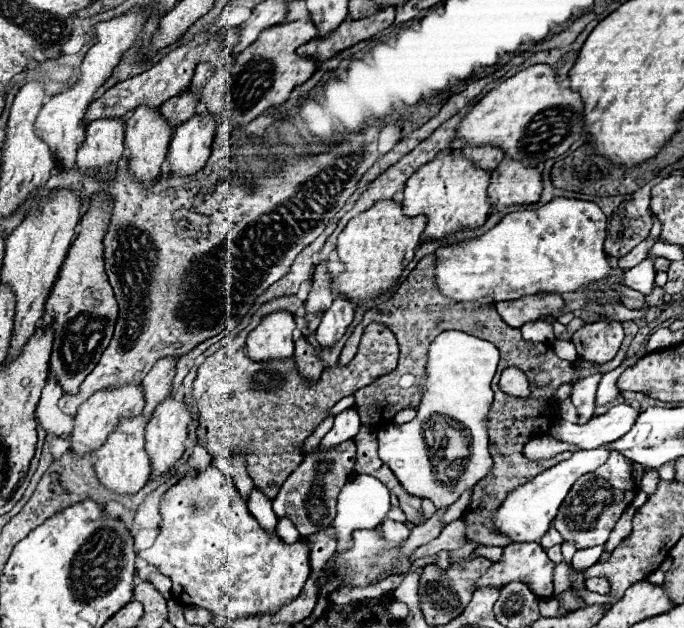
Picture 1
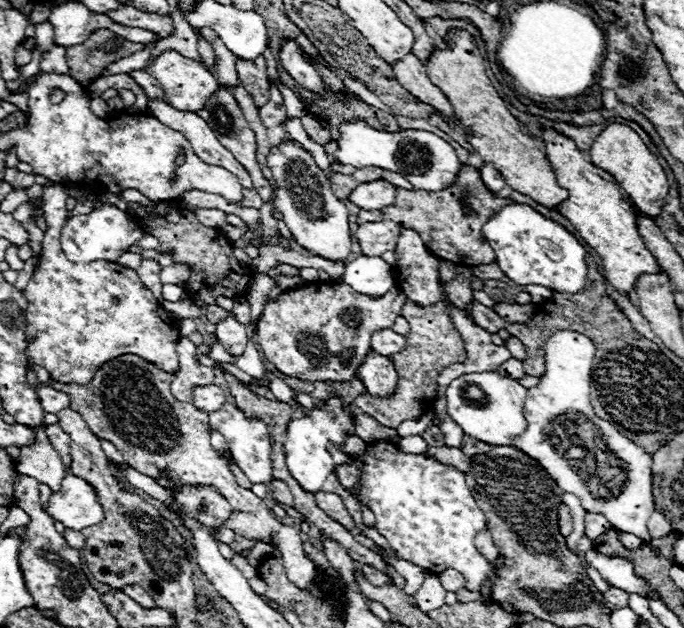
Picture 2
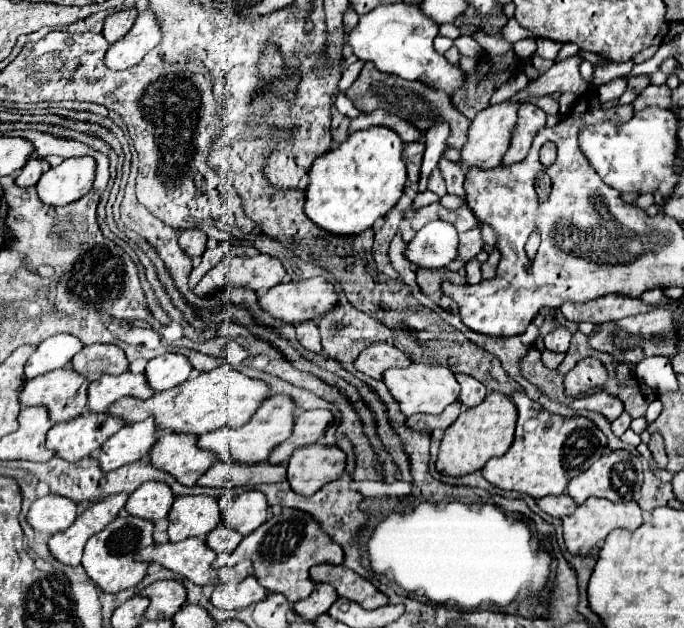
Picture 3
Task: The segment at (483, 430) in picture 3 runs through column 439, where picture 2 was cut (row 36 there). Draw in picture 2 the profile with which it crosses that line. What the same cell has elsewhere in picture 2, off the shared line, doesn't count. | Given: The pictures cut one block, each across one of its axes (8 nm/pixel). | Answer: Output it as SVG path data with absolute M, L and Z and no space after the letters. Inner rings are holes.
M458 30L452 34L452 40L446 42L448 48L436 50L428 60L426 72L430 80L438 88L442 88L444 96L450 98L454 116L462 122L460 128L464 130L464 134L478 138L468 142L482 156L484 162L494 164L494 168L504 176L510 188L524 196L530 196L548 210L556 210L556 206L568 198L568 192L556 184L556 174L542 146L532 136L522 134L520 122L508 112L504 100L498 96L496 88L488 80L484 72L484 58L480 56L474 38L466 30Z

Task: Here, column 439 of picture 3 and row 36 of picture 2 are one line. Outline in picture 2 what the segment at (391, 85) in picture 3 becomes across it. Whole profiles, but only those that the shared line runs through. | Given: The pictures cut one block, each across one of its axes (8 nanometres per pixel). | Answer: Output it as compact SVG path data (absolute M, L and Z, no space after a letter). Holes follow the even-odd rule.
M102 28L102 32L94 32L94 36L90 36L84 44L66 48L70 76L78 80L82 86L88 86L92 80L102 76L102 70L108 64L126 58L142 48L144 44L128 42L116 36L114 32Z

